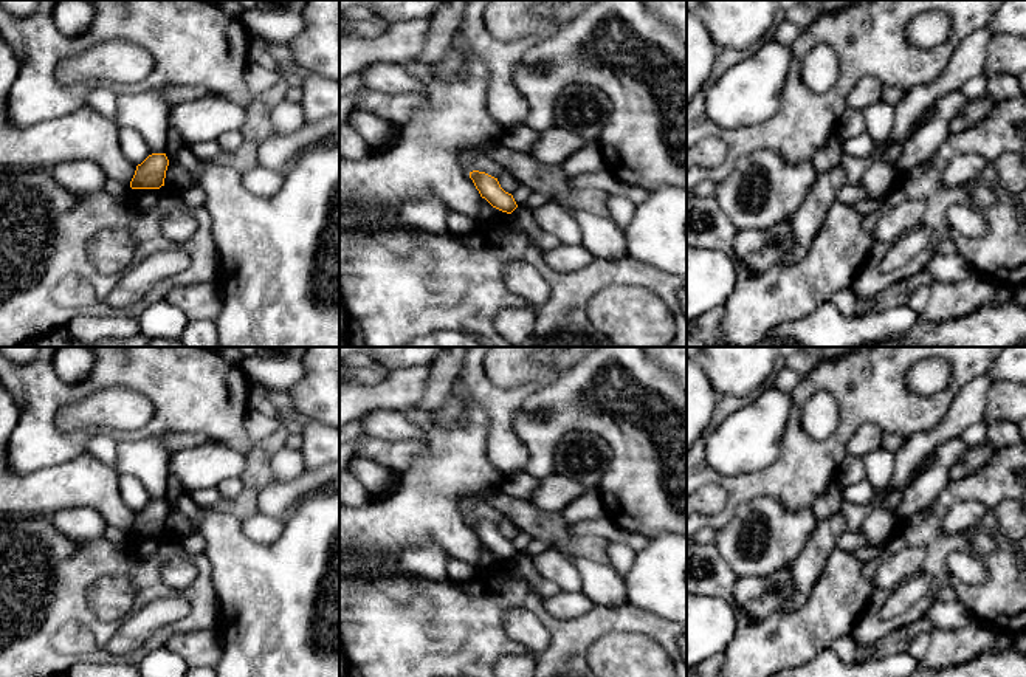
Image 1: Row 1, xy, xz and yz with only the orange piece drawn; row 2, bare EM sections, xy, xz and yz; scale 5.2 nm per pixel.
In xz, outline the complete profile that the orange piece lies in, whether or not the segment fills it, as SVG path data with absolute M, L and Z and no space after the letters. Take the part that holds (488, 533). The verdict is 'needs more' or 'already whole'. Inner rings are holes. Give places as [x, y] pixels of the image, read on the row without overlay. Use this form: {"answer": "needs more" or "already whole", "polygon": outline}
{"answer": "already whole", "polygon": "M479 517L470 519L470 525L473 527L480 544L485 545L493 555L507 561L511 561L518 555L513 542L501 534L498 525Z"}

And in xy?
{"answer": "already whole", "polygon": "M152 500L136 513L130 528L132 536L160 536L164 533L169 507L166 500Z"}

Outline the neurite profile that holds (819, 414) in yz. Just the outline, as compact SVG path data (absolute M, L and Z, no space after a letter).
M818 390L801 407L801 426L814 438L828 438L837 429L838 409L828 390Z

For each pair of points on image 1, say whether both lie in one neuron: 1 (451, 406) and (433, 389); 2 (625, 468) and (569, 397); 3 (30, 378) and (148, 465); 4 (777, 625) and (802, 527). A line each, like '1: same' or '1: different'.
1: different
2: same
3: different
4: different

